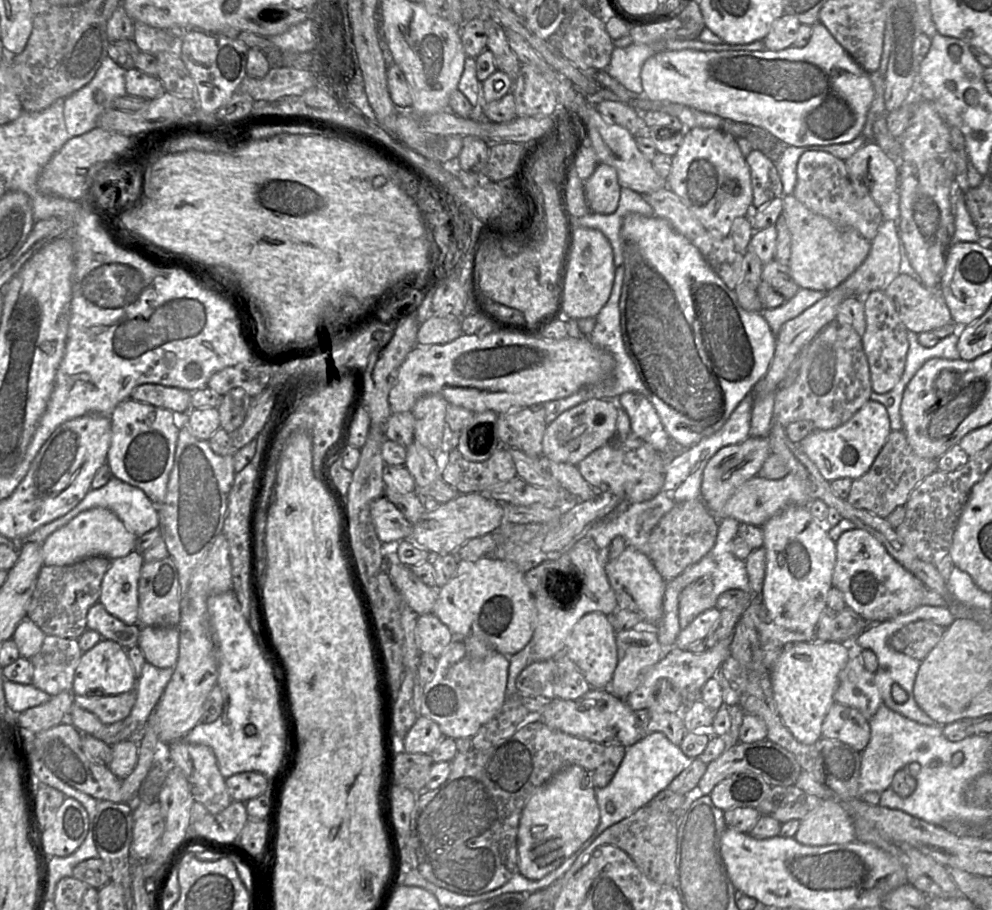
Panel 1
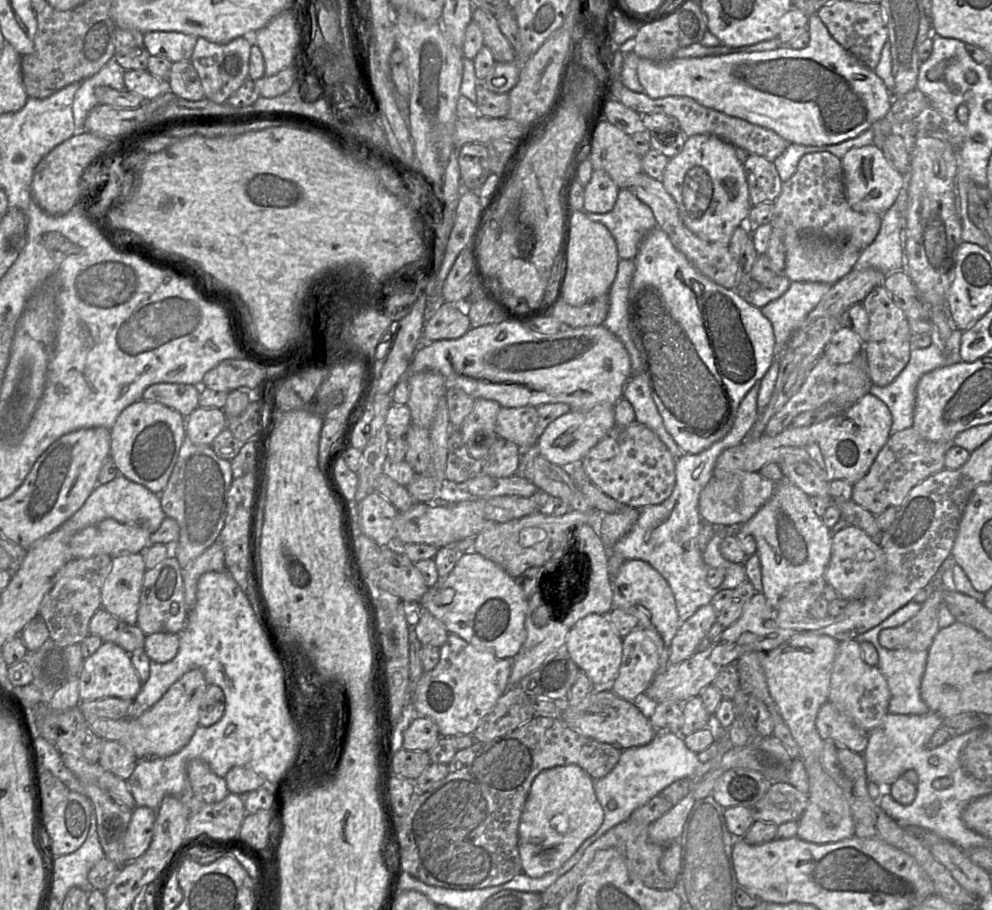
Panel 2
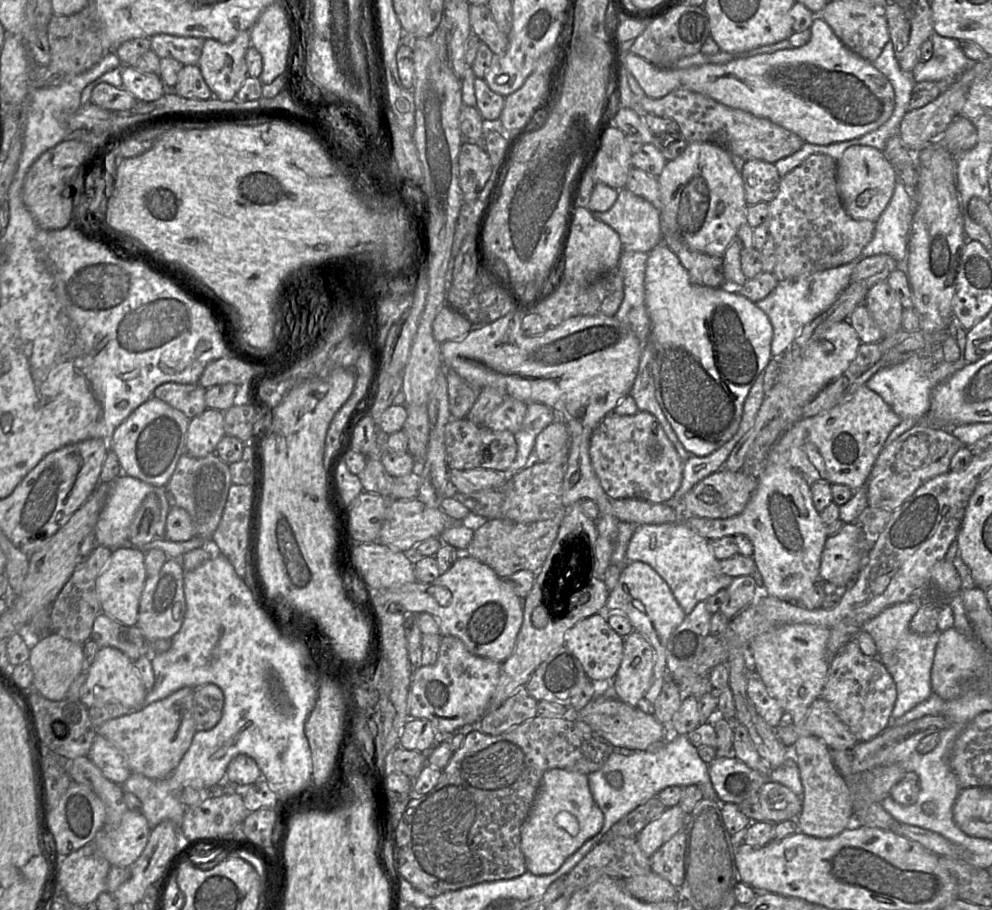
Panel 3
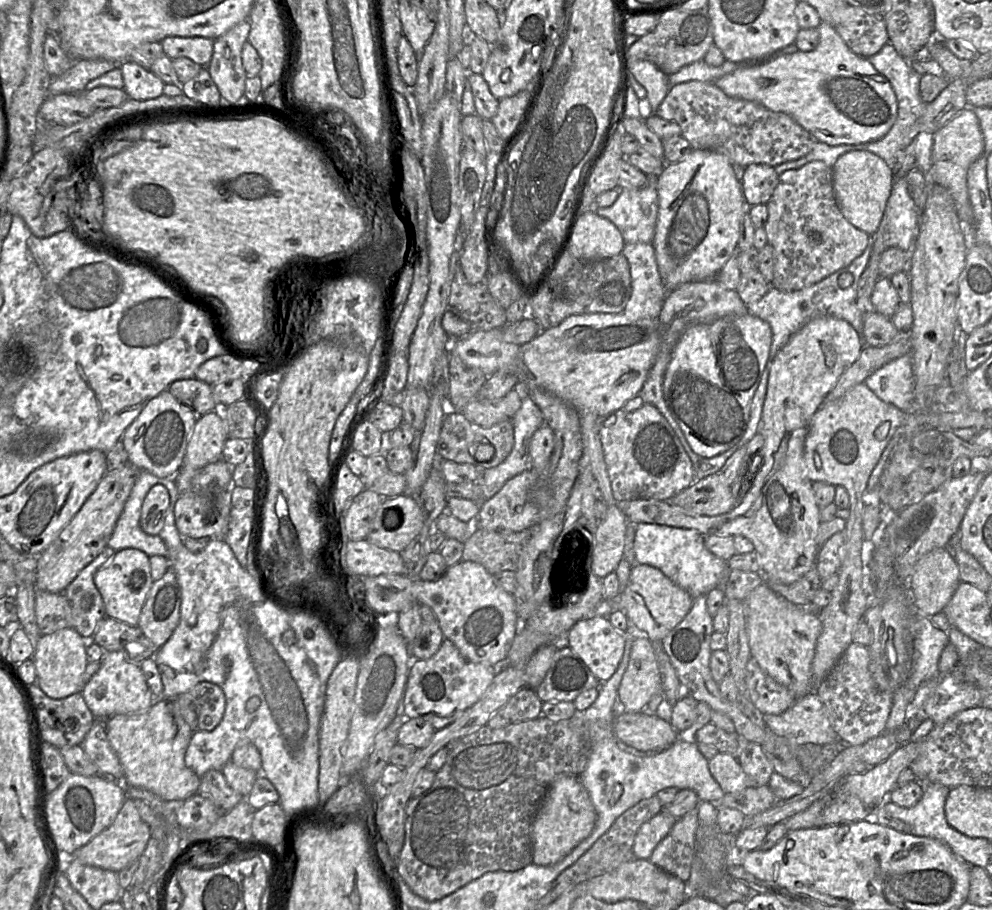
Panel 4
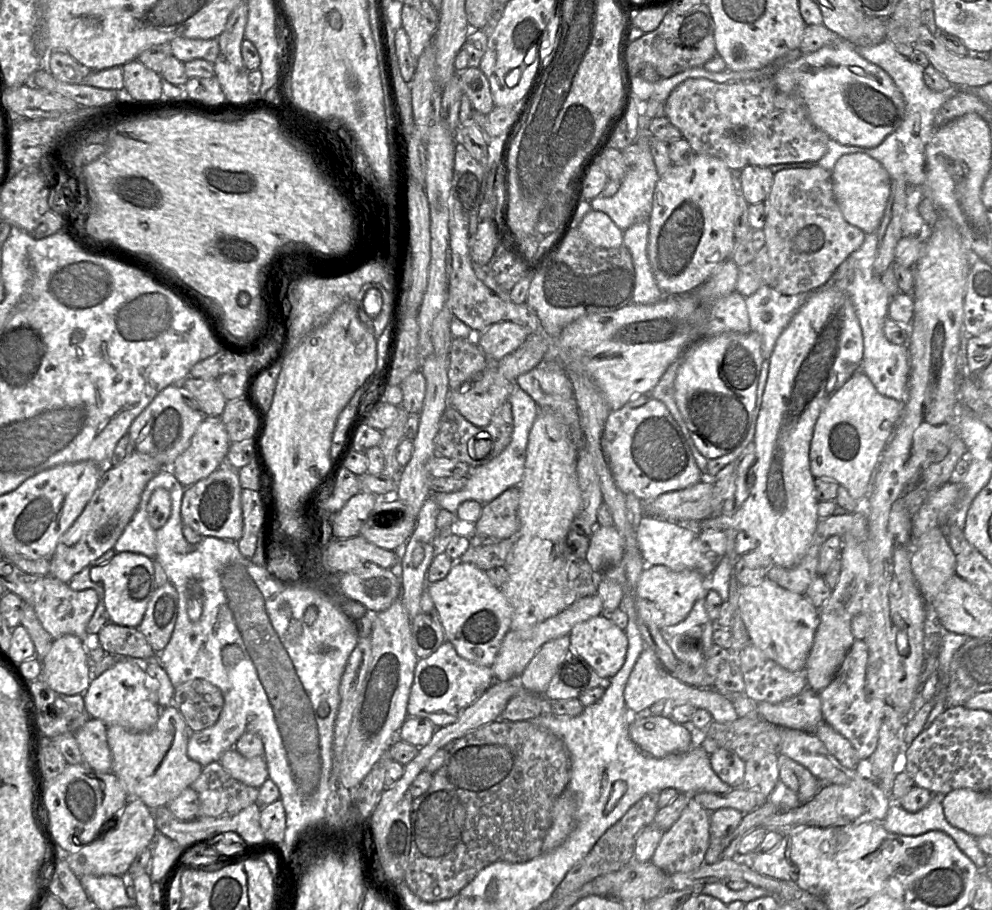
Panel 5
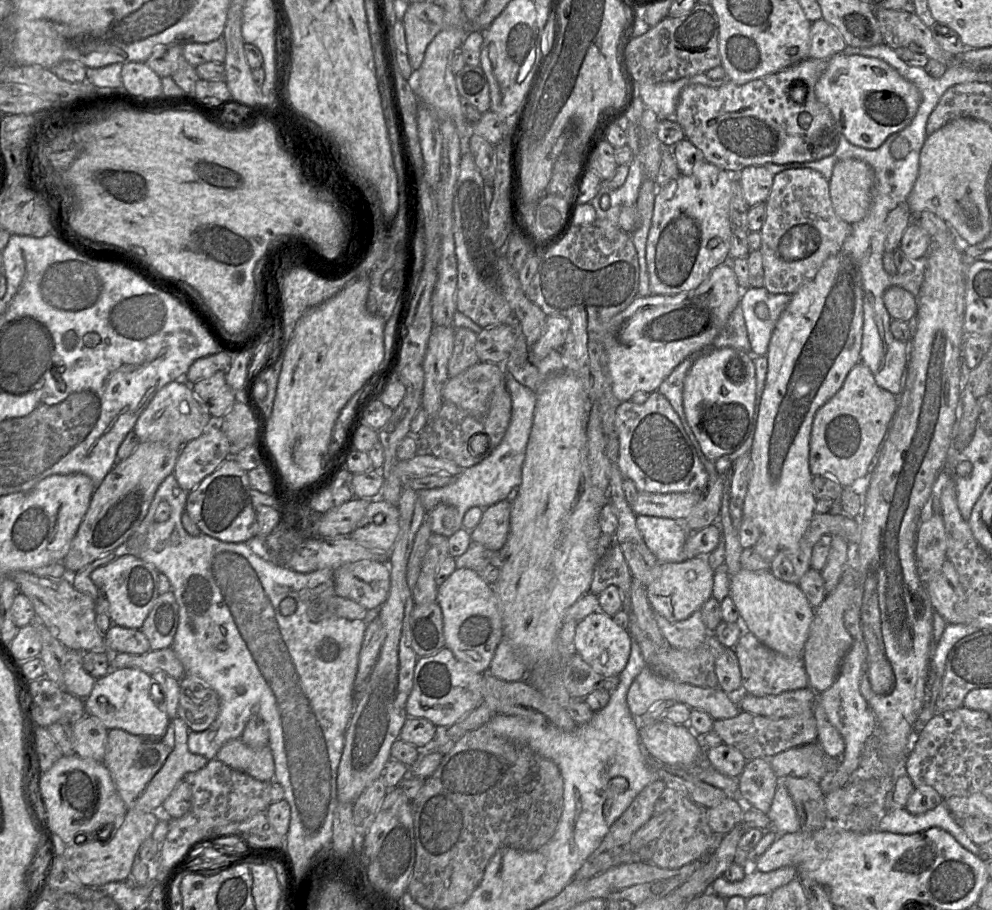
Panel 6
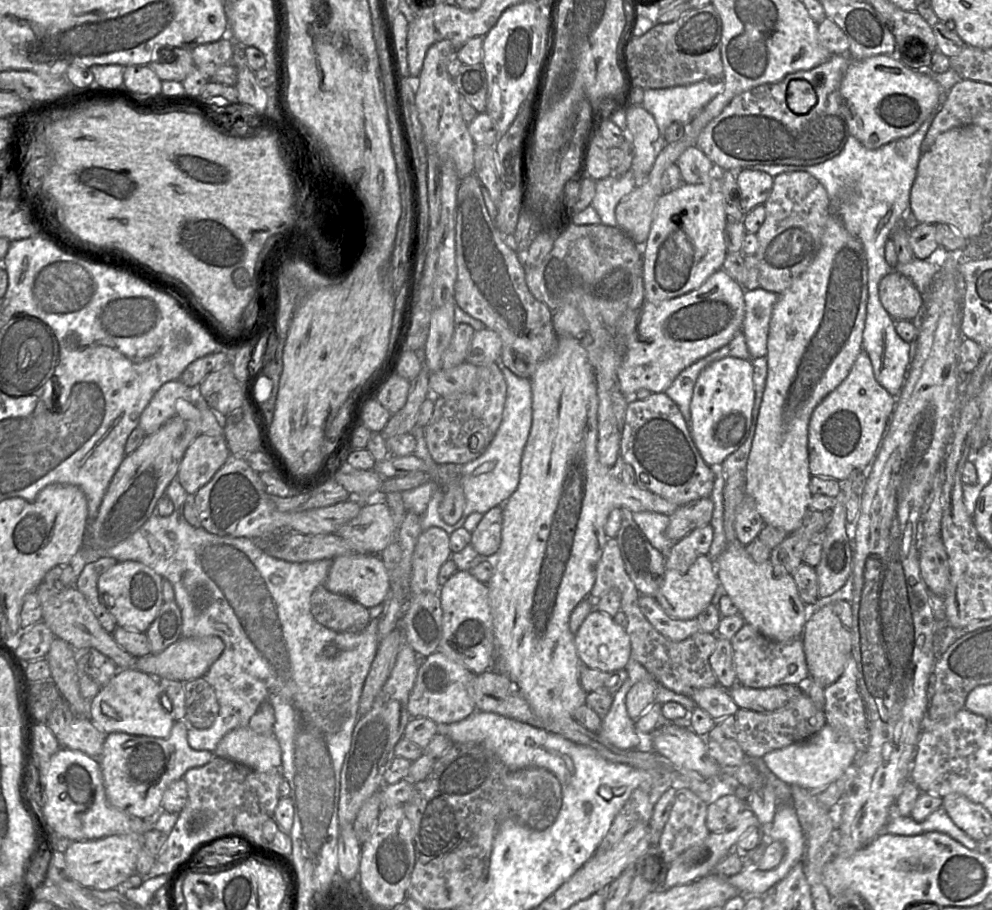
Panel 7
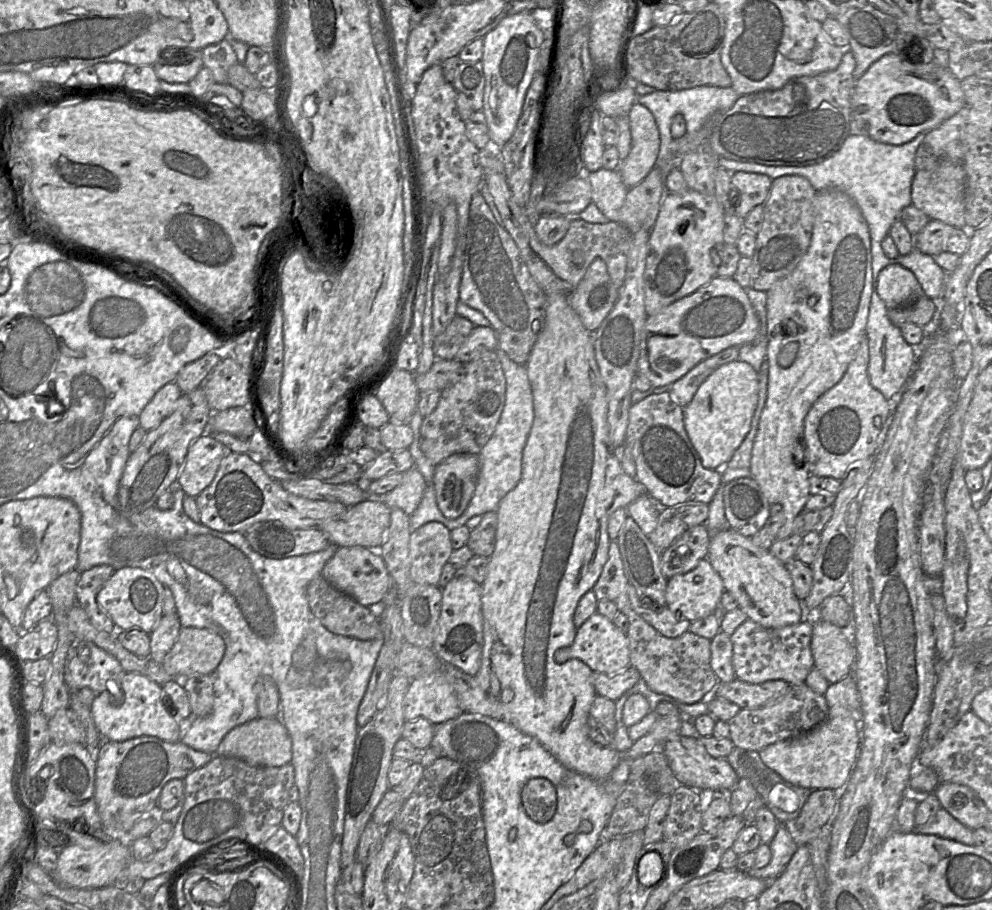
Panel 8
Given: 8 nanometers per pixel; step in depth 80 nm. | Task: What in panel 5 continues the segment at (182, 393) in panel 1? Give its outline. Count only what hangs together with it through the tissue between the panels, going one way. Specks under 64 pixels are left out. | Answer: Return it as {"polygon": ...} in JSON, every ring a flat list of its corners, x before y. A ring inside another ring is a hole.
{"polygon":[[188,377,180,385,194,395,204,416,221,417,227,400,218,387,217,379]]}

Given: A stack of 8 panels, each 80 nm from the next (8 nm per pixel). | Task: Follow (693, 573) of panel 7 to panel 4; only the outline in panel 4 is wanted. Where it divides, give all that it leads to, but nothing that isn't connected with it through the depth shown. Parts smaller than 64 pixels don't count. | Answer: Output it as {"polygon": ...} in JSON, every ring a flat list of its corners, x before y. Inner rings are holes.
{"polygon":[[636,564,630,570,627,586,613,600,603,600,586,618,607,616,615,609,622,610,640,635,645,635,655,645,678,625,689,613,693,597,675,584,661,570,646,564]]}

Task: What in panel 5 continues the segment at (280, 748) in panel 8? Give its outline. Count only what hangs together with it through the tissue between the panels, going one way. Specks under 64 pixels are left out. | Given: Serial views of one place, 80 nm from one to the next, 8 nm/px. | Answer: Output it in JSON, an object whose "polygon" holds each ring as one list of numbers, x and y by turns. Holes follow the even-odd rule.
{"polygon":[[232,748,221,756,219,762,234,779,245,785,259,788,268,779,264,757,245,758]]}

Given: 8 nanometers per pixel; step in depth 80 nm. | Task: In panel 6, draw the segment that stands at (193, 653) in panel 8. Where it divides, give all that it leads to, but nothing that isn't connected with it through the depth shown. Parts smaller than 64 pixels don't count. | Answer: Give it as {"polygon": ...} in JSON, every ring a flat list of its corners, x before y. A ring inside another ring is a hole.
{"polygon":[[171,647,161,650,150,650,145,654,114,653,110,657,110,669,135,668,149,675,162,670,176,680,185,676,182,663,176,657]]}

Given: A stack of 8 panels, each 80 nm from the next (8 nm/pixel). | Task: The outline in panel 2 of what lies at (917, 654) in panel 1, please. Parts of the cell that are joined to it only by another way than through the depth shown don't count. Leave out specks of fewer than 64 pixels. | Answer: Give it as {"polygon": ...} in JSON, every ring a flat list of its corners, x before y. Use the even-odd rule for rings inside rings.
{"polygon":[[936,574,926,586,928,597,918,613,901,626,884,629,879,634,880,644,888,649,928,650,940,630,939,607,942,605,943,583]]}

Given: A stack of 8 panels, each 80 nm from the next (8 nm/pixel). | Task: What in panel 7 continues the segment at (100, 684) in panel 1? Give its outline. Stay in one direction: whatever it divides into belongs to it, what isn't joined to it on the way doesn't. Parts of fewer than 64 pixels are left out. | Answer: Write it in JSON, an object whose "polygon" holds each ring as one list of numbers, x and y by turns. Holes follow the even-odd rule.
{"polygon":[[136,668,119,669,109,682,88,701,88,717,105,734,122,732,129,735,167,738,174,724,169,712,162,707,162,690,158,679]]}

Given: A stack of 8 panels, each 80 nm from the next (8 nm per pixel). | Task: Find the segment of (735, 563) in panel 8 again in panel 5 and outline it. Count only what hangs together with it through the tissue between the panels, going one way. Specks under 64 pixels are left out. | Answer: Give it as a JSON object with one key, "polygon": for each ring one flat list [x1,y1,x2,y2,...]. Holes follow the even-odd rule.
{"polygon":[[765,578,758,585,740,589,739,606,750,642,768,658,791,671,805,671,816,630,820,623,819,612,806,595,786,590]]}

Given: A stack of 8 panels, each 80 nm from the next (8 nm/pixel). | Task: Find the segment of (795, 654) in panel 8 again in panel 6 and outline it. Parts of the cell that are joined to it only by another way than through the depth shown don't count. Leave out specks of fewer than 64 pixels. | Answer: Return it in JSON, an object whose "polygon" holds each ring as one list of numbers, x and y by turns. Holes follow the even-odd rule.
{"polygon":[[747,630,741,634,734,650,739,662,741,685,748,694,754,696,778,695,785,691,809,687,802,655,788,657,779,653,764,645]]}

